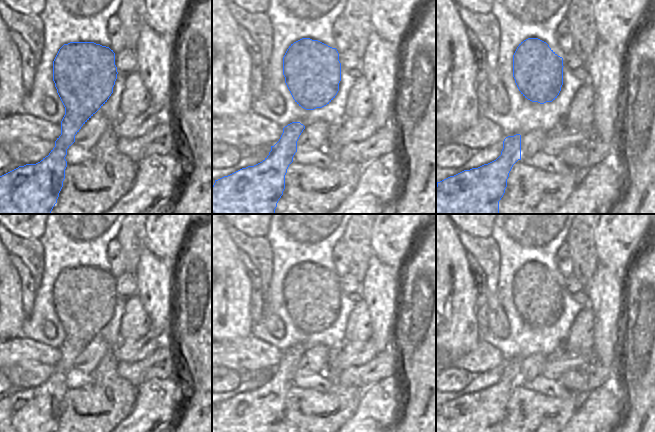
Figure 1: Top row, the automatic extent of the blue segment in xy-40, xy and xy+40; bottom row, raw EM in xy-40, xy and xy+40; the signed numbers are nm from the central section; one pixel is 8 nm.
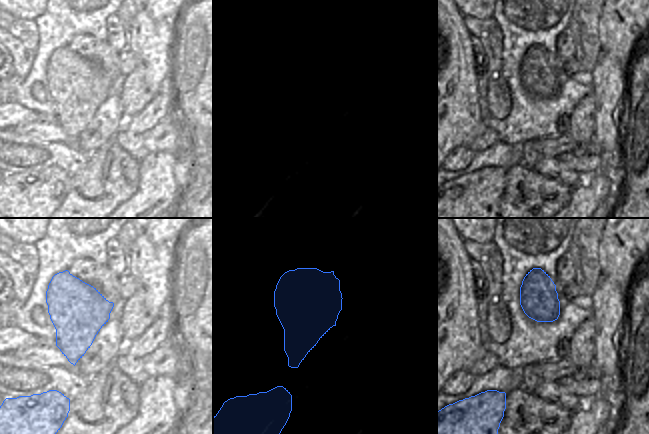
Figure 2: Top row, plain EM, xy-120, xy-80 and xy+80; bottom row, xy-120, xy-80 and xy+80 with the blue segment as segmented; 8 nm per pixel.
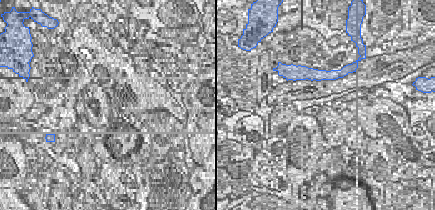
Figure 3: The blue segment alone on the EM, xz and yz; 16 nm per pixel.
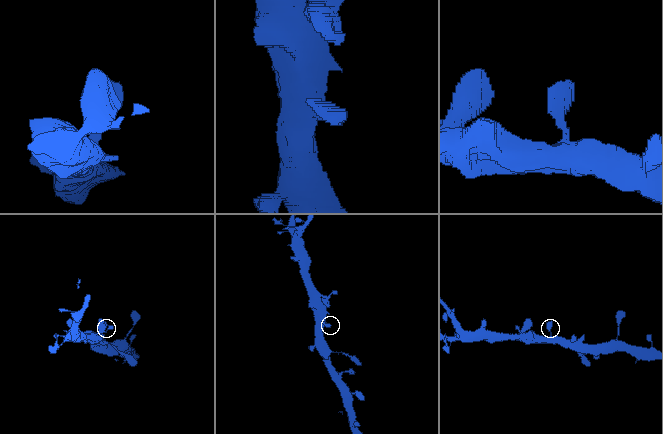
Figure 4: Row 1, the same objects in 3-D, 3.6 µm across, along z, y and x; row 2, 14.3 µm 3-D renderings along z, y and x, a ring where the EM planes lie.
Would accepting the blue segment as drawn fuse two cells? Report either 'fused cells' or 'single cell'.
single cell

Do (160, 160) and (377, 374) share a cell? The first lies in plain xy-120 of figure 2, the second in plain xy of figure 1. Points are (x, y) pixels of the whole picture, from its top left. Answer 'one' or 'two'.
two

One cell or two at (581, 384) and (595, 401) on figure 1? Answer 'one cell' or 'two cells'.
two cells

